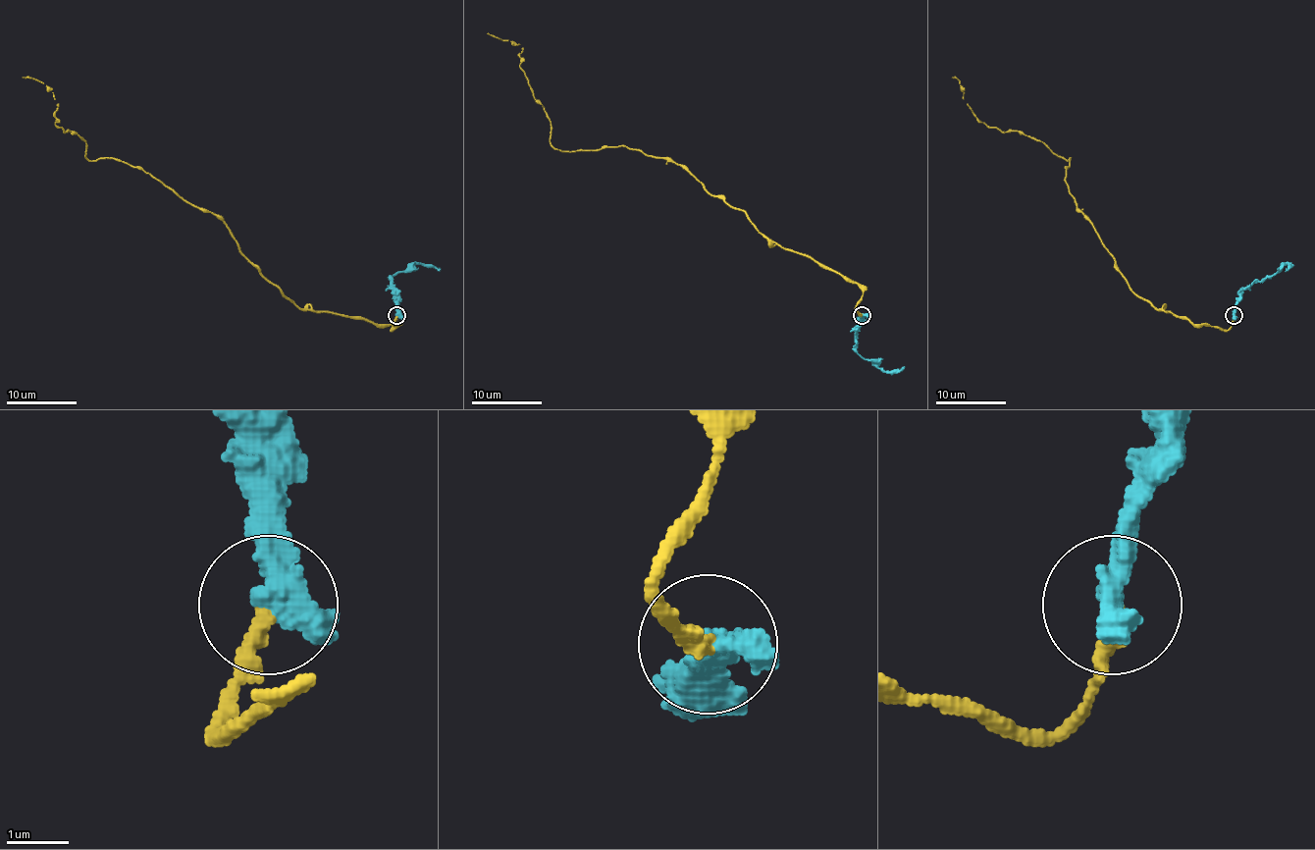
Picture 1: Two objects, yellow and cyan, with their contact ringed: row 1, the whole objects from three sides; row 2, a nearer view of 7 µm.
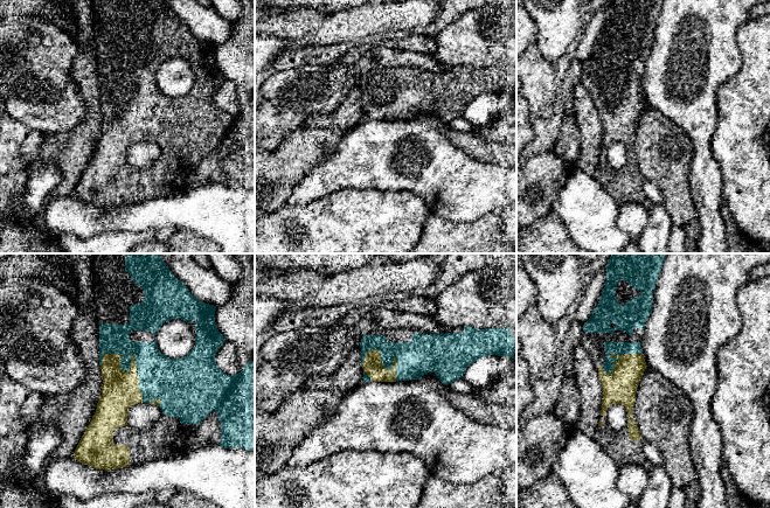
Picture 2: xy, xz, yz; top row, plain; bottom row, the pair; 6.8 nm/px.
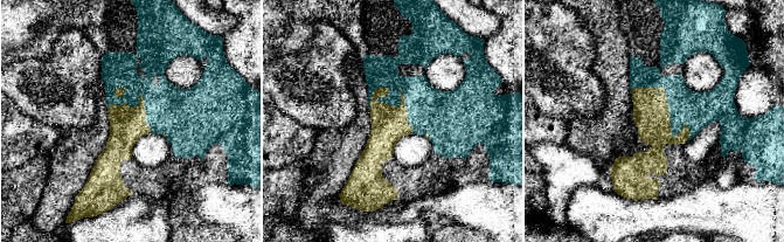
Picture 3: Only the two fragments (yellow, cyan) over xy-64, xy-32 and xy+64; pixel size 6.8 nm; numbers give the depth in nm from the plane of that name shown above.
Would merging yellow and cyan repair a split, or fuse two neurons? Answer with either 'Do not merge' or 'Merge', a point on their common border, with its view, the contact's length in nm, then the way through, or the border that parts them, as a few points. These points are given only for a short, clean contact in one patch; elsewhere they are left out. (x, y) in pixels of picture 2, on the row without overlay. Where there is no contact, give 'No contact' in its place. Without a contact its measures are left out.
Merge. Touches yellow at xy (131, 102). Shared border 440 nm

